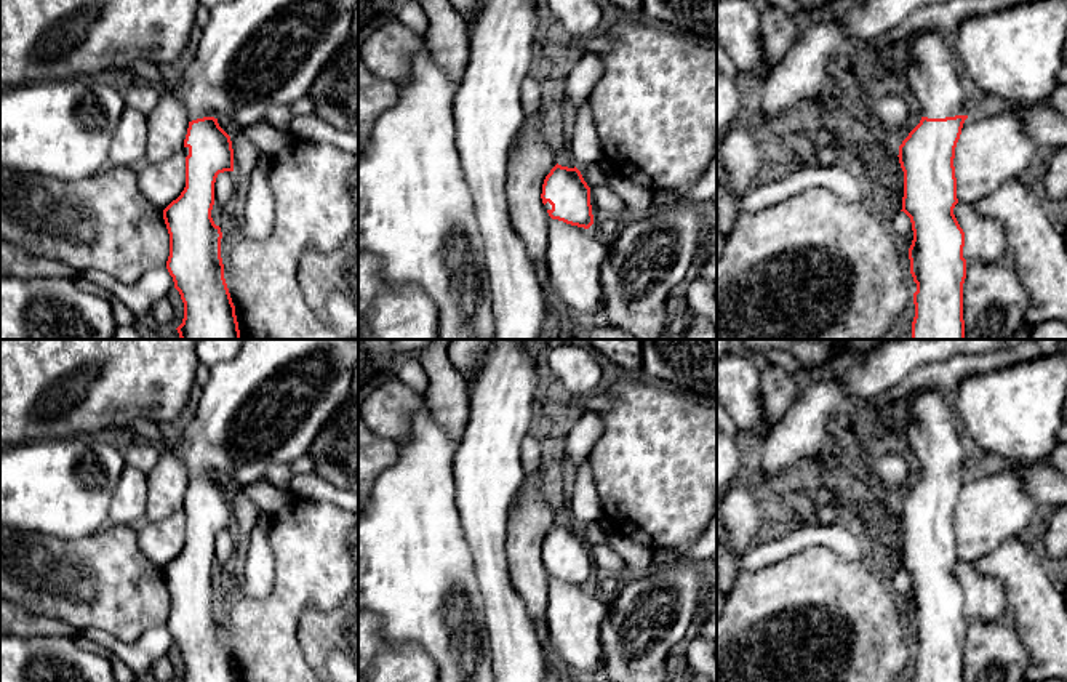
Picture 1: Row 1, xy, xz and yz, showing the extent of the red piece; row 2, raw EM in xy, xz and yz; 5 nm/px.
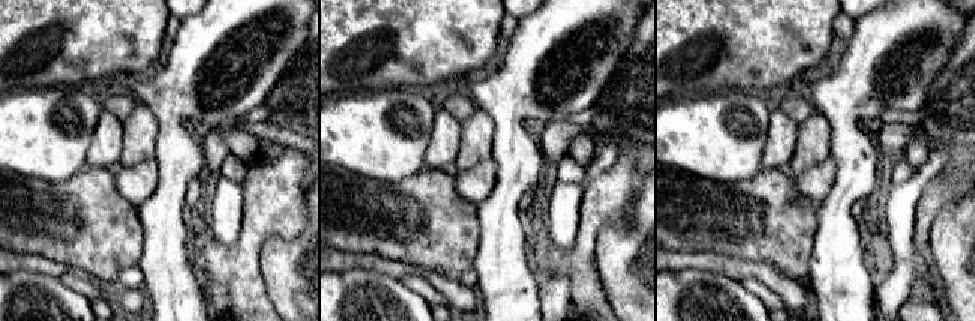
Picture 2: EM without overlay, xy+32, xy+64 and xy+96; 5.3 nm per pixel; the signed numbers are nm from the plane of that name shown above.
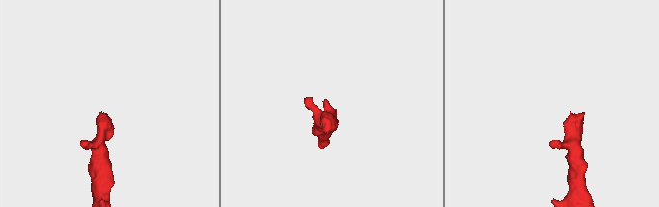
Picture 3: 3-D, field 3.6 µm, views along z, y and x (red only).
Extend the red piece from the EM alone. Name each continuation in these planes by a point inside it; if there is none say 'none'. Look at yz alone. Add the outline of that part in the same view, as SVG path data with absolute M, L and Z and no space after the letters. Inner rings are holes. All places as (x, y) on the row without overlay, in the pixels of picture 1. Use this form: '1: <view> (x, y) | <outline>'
1: yz (933, 433) | M918 387L905 419L907 443L921 475L968 474L971 447L961 432L955 405L944 399L941 387Z

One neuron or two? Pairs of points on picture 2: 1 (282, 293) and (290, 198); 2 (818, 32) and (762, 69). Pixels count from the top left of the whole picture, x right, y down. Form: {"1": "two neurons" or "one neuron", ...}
{"1": "two neurons", "2": "one neuron"}

